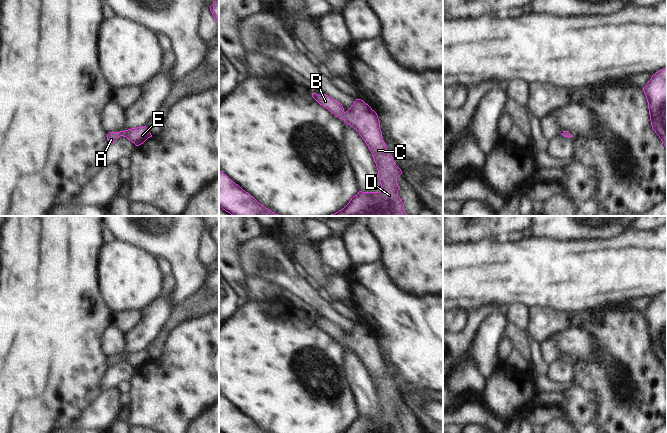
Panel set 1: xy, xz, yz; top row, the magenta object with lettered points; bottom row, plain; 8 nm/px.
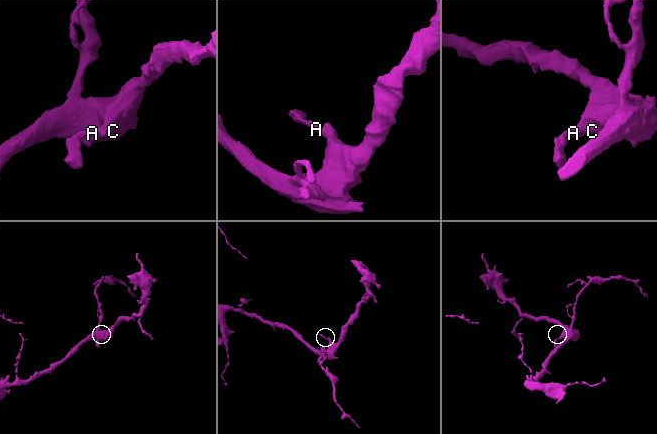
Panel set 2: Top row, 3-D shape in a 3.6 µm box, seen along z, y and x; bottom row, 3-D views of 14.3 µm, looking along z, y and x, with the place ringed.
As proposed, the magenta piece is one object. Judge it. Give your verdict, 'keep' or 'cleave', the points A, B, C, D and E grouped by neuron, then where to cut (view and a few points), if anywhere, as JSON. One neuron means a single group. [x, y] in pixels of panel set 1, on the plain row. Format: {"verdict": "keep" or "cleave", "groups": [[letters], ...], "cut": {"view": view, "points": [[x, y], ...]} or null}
{"verdict": "keep", "groups": [["A", "B", "C", "D", "E"]], "cut": null}

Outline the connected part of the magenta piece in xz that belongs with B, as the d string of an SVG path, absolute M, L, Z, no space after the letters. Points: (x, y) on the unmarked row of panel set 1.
M312 317L312 321L359 357L372 377L378 394L380 415L359 415L343 433L404 433L397 408L402 395L386 372L377 337L361 323L356 323L345 336L341 327L326 318Z

